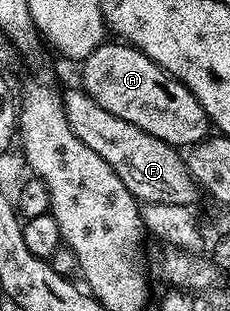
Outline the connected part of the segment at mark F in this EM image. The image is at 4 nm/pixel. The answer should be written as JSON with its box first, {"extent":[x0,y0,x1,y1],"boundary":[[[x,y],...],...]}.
{"extent":[61,88,201,207],"boundary":[[[81,88],[64,89],[61,97],[69,128],[73,128],[73,136],[77,136],[77,140],[81,140],[88,148],[93,148],[93,152],[97,152],[97,156],[101,156],[101,160],[105,160],[105,164],[109,164],[109,168],[113,168],[113,172],[121,176],[125,188],[129,188],[131,195],[139,199],[140,203],[161,202],[190,207],[196,205],[195,201],[201,198],[201,191],[195,177],[189,172],[184,155],[176,147],[149,136],[149,132],[129,124],[129,120],[121,120],[121,116],[113,116],[113,112],[105,112],[105,108],[101,108],[101,104],[97,104],[97,100],[93,100]]]}

